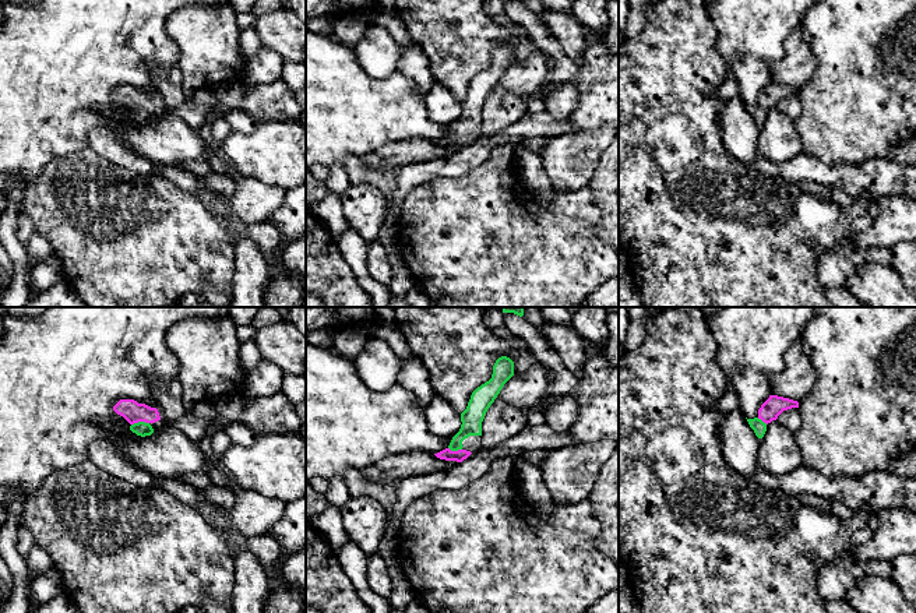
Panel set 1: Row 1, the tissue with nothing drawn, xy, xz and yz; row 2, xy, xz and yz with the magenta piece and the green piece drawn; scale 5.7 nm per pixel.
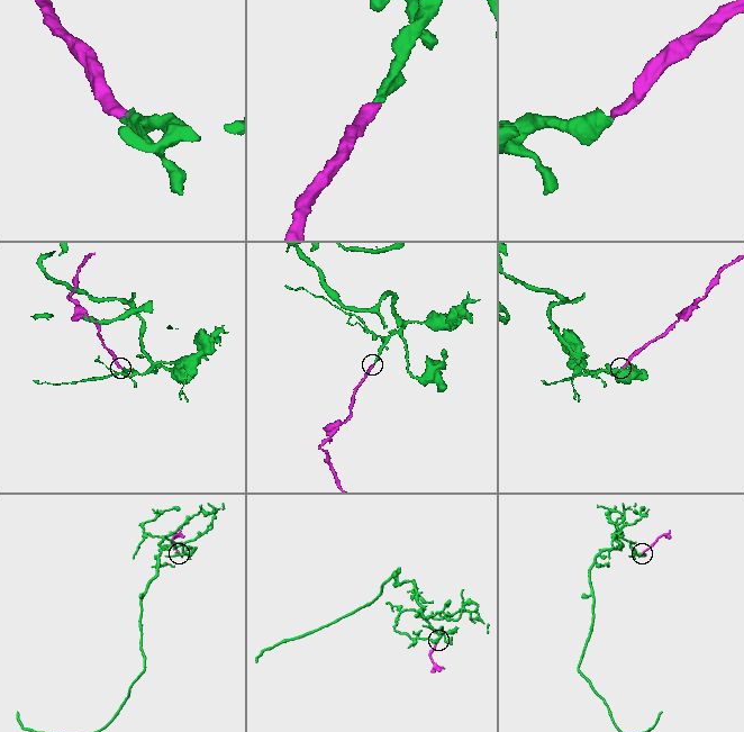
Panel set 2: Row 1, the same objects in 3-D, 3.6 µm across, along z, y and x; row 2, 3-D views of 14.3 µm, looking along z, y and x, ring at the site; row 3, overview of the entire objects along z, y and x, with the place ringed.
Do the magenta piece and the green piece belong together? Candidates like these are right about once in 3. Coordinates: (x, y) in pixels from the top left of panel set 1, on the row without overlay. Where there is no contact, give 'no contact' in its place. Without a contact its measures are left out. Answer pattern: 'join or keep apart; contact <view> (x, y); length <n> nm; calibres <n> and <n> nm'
join; contact xy (140, 108); length 110 nm; calibres 120 and 90 nm

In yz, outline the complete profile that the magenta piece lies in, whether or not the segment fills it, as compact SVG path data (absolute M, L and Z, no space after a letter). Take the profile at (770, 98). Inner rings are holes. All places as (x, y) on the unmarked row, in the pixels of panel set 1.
M769 82L769 85L758 96L758 103L754 106L747 106L747 109L755 123L762 126L767 119L767 112L776 108L783 98L792 95L799 95L799 89L778 82Z

